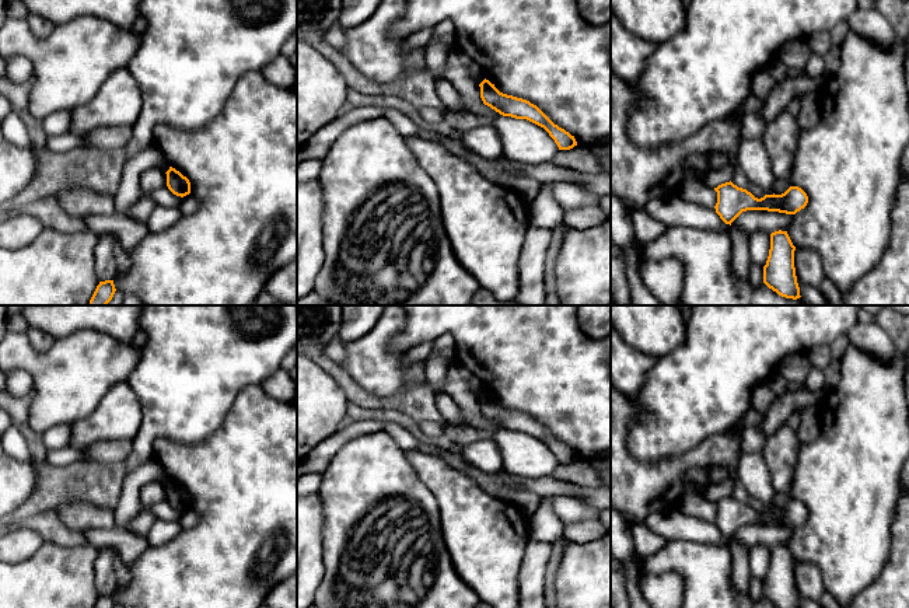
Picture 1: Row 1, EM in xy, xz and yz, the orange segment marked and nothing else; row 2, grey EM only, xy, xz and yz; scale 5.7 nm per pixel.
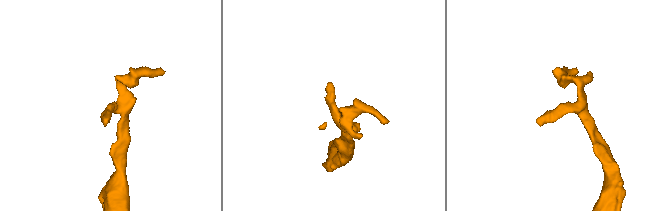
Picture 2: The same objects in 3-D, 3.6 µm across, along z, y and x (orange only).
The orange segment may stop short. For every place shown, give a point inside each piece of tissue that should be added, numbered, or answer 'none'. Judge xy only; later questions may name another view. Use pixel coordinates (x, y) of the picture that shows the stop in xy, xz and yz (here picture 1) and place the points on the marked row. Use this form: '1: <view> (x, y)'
none

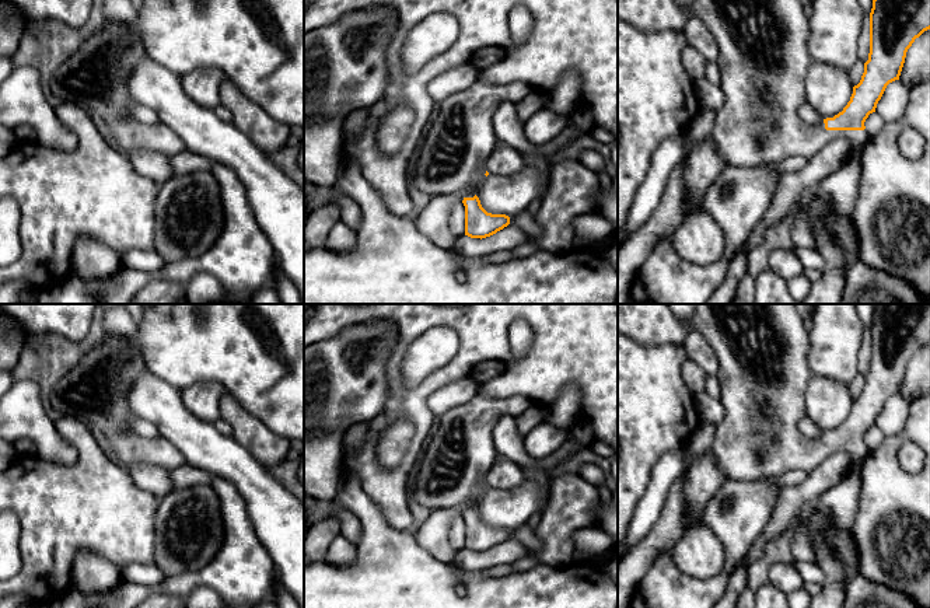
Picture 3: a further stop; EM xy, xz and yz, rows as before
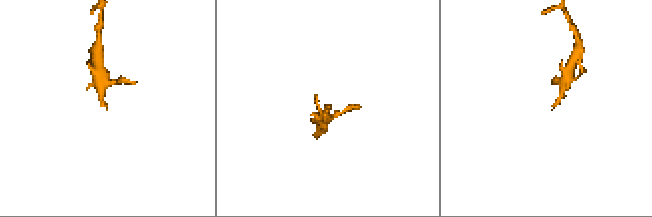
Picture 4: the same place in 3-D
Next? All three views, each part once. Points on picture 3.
1: yz (764, 59)

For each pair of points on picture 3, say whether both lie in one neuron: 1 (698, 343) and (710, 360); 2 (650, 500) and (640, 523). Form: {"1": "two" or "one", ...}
{"1": "one", "2": "one"}

